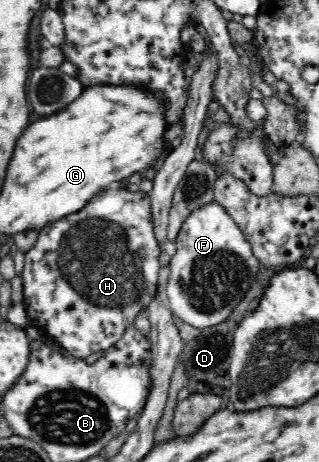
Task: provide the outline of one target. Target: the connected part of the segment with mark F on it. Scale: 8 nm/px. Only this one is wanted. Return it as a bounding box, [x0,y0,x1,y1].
[164,203,260,329]

